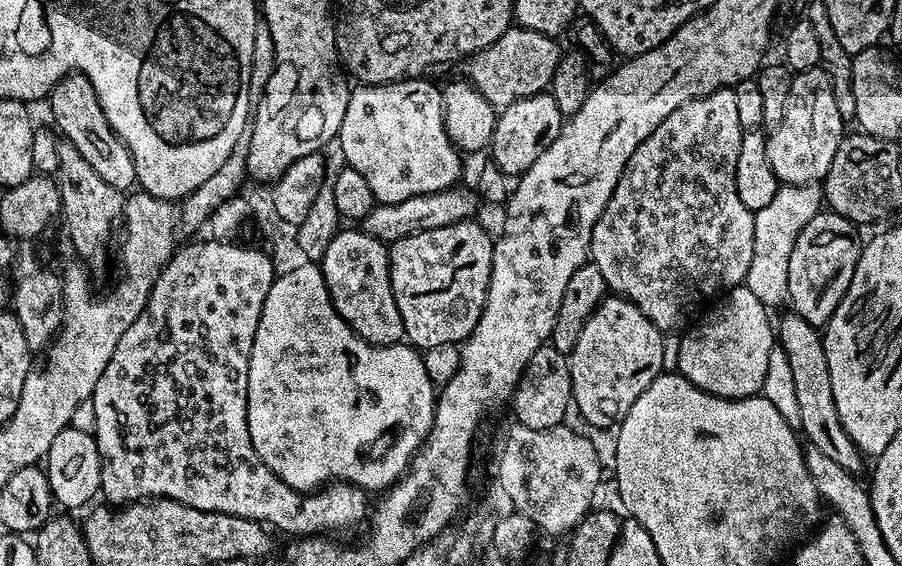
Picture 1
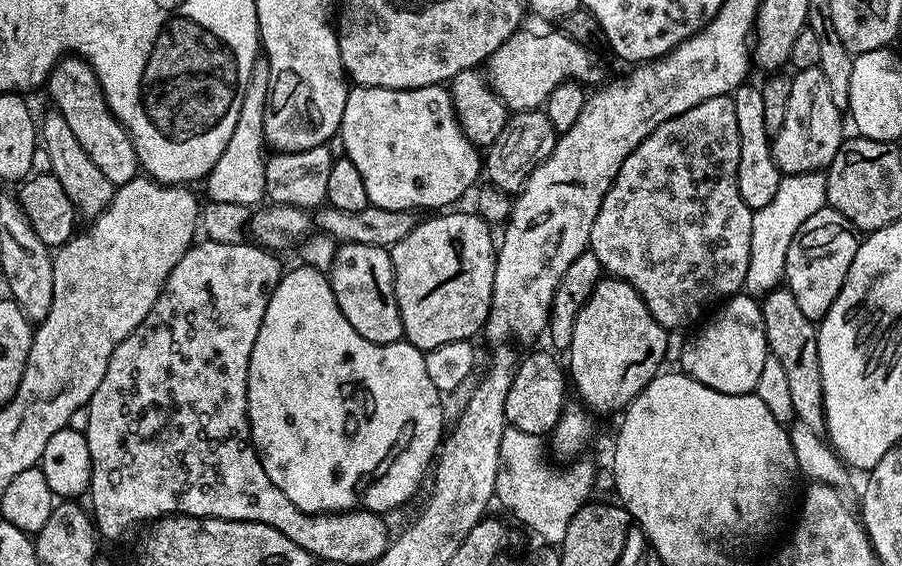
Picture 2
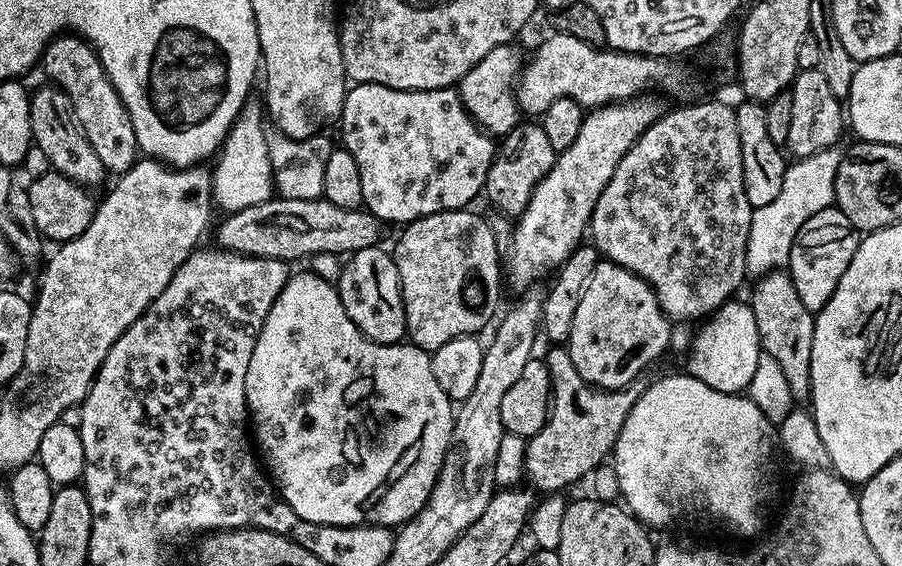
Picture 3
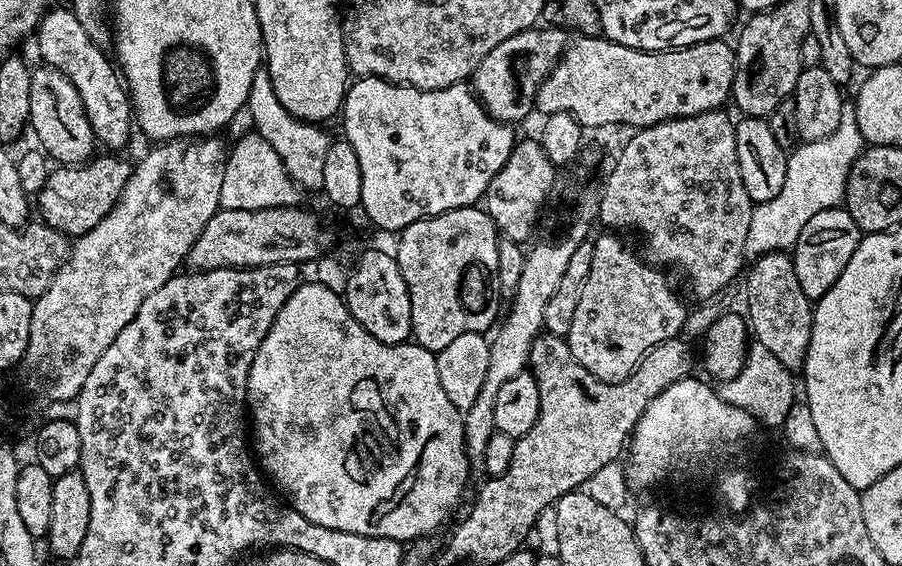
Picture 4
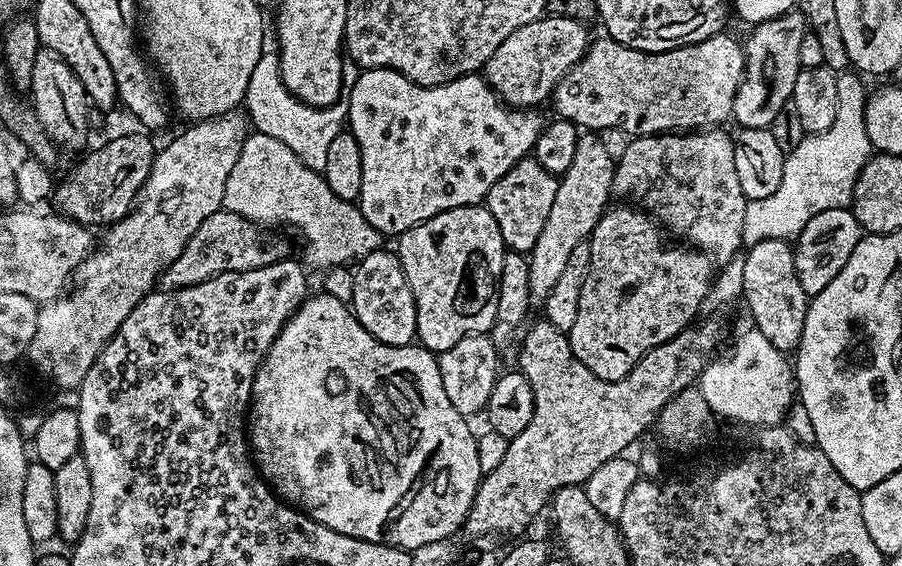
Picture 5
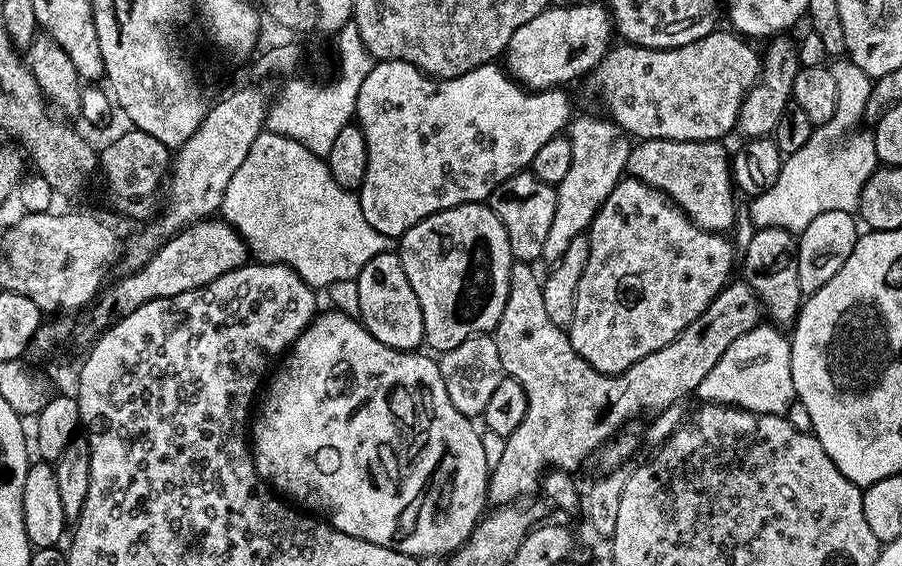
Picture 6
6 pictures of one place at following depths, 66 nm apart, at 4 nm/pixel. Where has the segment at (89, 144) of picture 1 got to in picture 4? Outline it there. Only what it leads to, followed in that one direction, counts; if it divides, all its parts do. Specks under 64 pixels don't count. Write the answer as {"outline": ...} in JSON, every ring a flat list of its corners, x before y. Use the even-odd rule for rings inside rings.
{"outline":[[53,6,40,19,40,26,34,33,34,41,40,47,40,56,45,65,56,68,74,82,74,90,78,90,78,98,82,98,82,106,86,110,86,118,90,122,92,132,97,141,108,150,124,150,128,144,128,135,134,132,134,113,132,98,118,71,117,65,110,59,109,53,99,48,82,22,72,13,71,7]]}

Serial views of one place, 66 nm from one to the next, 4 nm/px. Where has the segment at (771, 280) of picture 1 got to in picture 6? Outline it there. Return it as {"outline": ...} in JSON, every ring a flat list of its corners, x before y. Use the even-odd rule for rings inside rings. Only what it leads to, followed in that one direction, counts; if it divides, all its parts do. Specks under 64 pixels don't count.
{"outline":[[847,58,833,59,830,67,834,74,834,86,838,86,838,106,834,110,834,118,830,118,830,122,813,127,810,142,806,142,802,150,794,150,794,154,783,157,778,182,774,182,770,190,753,196,747,201,748,217,752,219,752,225,757,229,776,227,799,234,806,230,806,226,810,226,810,222,814,222,814,218,818,218,818,214,830,214,830,210,848,212,848,204,854,204,858,209,860,207,860,199,856,196,856,192,844,192,844,144,848,137,844,133,844,128,855,129,859,125,858,122,861,123,864,120,865,95,871,91,874,80]]}

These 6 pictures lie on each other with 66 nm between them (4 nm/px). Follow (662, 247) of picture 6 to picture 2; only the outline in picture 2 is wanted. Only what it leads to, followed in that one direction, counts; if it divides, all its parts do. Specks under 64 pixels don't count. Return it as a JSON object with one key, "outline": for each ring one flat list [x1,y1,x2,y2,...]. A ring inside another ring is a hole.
{"outline":[[602,278,574,322,572,345,566,349,570,384,593,413,623,413,633,398,661,371,667,331,650,314,646,302,625,280]]}

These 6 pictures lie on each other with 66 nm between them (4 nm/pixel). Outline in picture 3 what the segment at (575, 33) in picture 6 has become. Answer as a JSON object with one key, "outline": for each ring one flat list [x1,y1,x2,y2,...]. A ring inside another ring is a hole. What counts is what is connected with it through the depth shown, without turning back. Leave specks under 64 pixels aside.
{"outline":[[519,43,494,46,478,66,473,66,458,85,460,101,470,118,481,132,487,132,493,138,503,138,514,130,516,124,521,123,522,113,520,104,516,100,516,85,520,79,526,63,525,53,520,53]]}

